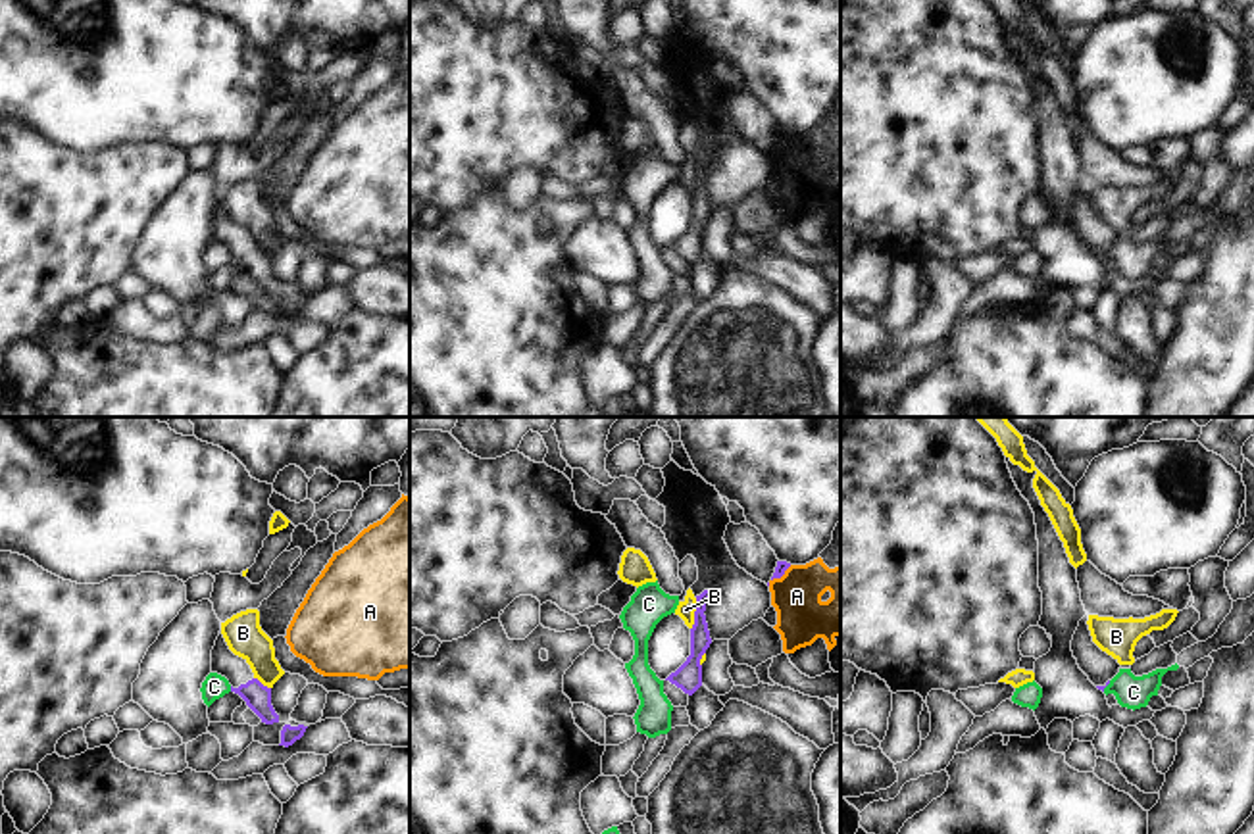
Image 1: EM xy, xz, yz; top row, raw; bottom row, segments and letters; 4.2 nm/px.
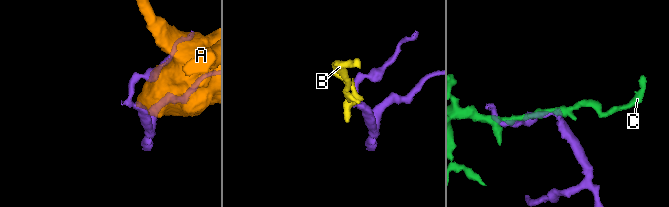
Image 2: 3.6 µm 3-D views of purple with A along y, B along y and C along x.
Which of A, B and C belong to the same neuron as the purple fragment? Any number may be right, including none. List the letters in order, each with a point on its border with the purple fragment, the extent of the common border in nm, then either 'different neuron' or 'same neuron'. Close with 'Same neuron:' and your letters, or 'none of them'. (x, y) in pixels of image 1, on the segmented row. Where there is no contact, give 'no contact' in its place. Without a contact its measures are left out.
A: contact xz (779, 577); length 130 nm; different neuron
B: contact xz (695, 613); length 140 nm; different neuron
C: contact xy (231, 688); length 30 nm; different neuron
Same neuron: none of them

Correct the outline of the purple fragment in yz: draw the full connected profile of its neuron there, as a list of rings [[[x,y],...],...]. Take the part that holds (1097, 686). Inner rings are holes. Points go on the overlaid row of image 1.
[[[1089,613],[1079,621],[1079,626],[1071,640],[1071,651],[1077,659],[1079,669],[1089,676],[1089,680],[1104,692],[1110,680],[1119,673],[1119,663],[1106,651],[1102,651],[1091,636]]]

